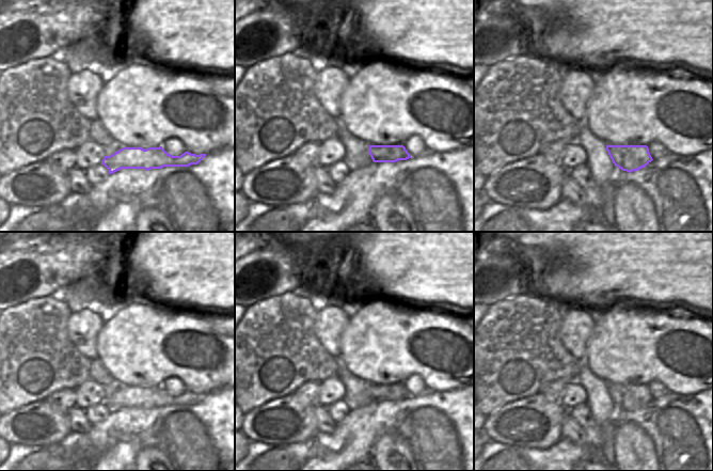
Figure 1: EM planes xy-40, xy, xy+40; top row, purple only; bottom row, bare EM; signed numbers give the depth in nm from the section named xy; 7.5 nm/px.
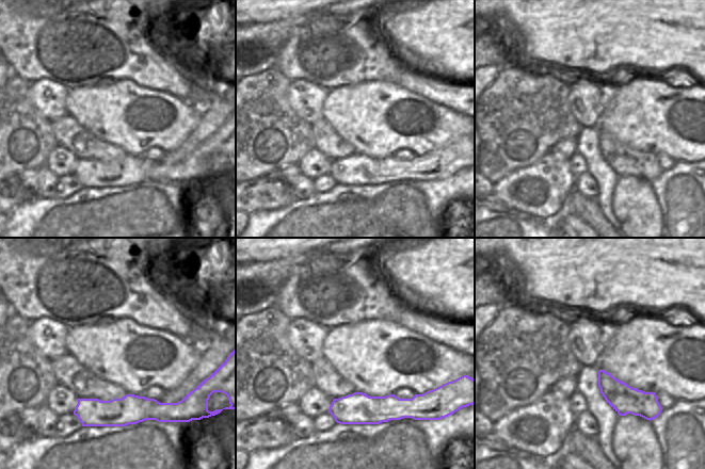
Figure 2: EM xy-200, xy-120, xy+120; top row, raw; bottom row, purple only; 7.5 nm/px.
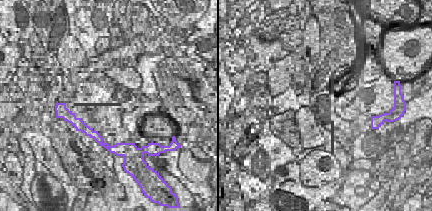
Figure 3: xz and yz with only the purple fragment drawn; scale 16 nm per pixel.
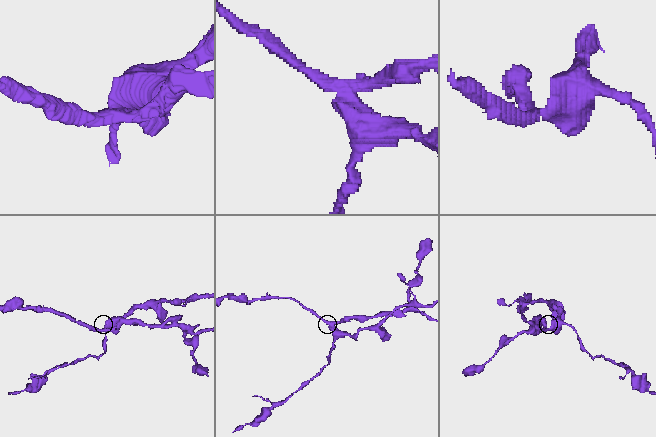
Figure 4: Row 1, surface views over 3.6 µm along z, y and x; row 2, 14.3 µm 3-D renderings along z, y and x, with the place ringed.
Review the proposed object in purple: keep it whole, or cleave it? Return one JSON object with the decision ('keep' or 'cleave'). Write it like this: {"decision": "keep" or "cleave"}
{"decision": "cleave"}

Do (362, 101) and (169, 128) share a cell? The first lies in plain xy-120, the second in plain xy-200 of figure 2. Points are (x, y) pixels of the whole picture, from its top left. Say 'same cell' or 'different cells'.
same cell

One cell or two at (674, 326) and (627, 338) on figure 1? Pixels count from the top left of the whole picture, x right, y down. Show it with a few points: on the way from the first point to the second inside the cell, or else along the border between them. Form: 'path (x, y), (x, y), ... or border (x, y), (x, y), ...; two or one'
path (662, 334), (659, 338), (638, 338); one

